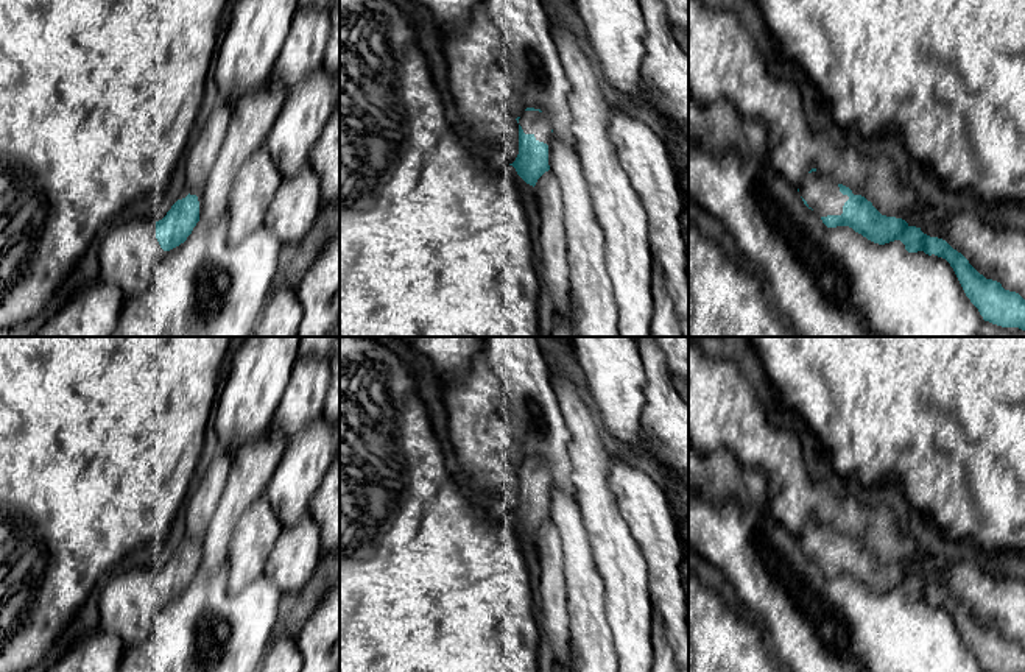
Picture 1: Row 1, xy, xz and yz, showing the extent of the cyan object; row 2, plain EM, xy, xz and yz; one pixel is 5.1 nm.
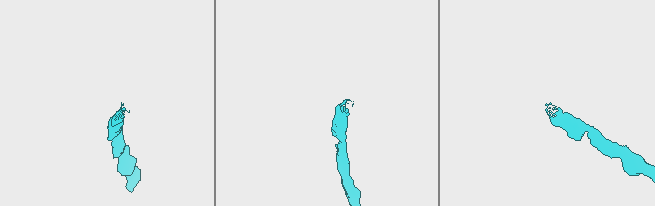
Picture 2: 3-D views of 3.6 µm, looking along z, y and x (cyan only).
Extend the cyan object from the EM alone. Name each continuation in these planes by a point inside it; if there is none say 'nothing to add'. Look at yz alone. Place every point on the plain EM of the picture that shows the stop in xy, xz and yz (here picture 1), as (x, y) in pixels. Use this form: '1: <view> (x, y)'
1: yz (821, 541)

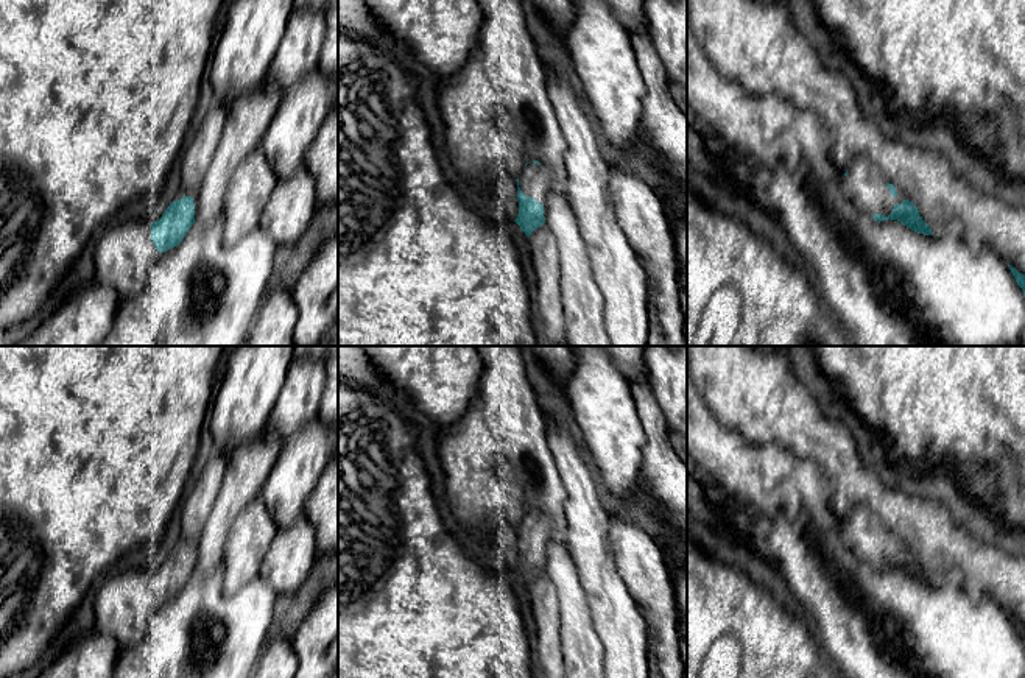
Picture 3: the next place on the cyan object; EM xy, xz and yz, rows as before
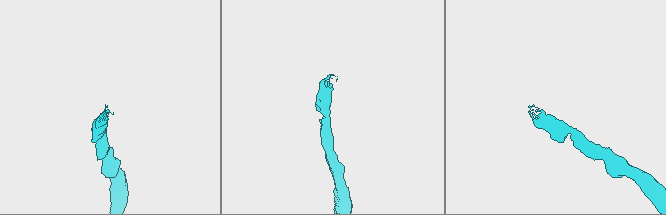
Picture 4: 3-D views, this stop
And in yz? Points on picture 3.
1: yz (865, 535)

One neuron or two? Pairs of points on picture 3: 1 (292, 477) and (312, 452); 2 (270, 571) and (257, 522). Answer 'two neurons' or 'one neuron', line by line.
1: one neuron
2: two neurons

